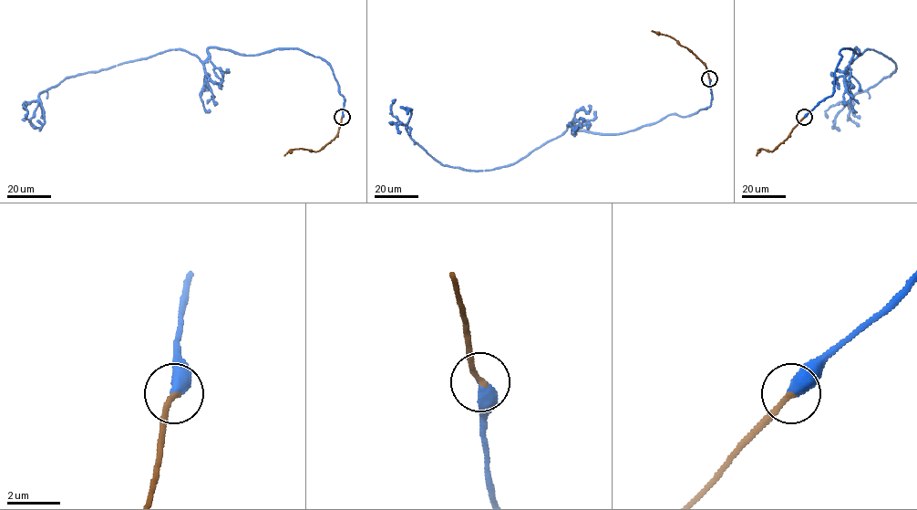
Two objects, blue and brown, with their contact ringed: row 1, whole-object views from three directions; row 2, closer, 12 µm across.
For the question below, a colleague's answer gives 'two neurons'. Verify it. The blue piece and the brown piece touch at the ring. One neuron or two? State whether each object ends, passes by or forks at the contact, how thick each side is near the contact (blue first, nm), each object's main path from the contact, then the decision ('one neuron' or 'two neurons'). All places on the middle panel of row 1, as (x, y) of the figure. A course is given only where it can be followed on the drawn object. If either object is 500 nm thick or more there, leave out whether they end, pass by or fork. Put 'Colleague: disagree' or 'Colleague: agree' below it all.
calibres 500 and 220 nm; course blue (709, 78), (711, 105), (693, 114), (616, 134), (569, 127), (489, 170), (435, 160), (400, 107); course brown (709, 78), (705, 64), (686, 47), (670, 36), (652, 30); one neuron
Colleague: disagree

